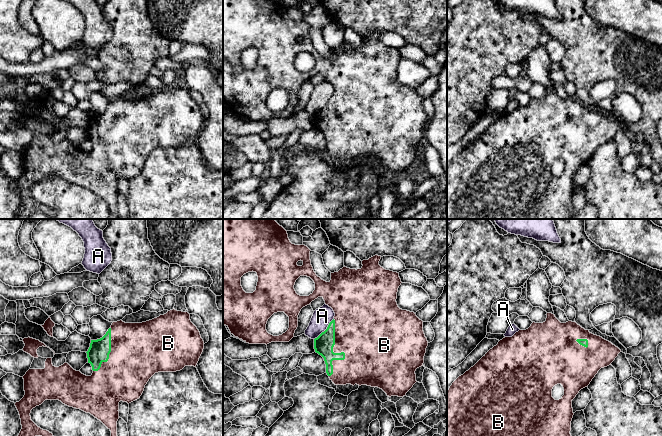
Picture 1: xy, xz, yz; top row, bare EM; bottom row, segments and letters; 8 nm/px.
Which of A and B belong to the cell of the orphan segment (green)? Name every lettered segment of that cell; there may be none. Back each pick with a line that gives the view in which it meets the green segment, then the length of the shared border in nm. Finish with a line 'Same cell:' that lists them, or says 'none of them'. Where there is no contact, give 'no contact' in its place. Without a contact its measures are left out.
B: xz | 460 nm
Same cell: B

